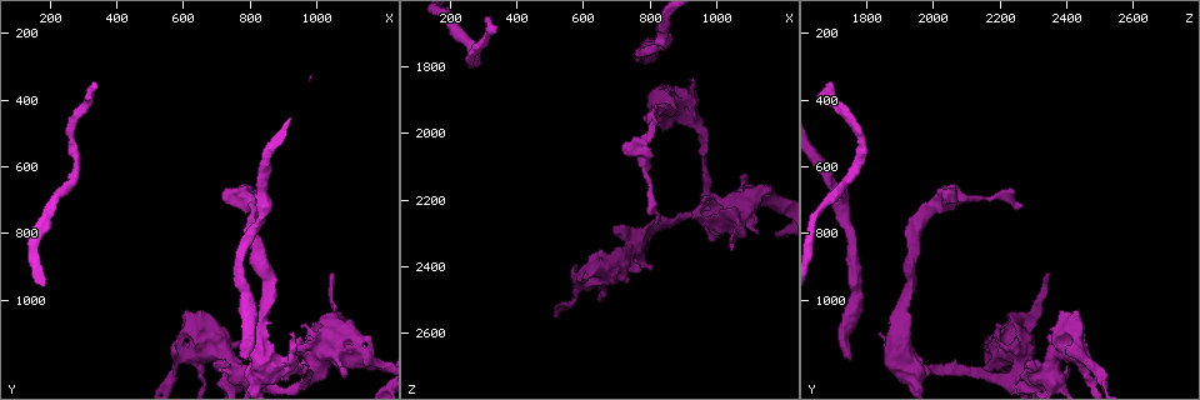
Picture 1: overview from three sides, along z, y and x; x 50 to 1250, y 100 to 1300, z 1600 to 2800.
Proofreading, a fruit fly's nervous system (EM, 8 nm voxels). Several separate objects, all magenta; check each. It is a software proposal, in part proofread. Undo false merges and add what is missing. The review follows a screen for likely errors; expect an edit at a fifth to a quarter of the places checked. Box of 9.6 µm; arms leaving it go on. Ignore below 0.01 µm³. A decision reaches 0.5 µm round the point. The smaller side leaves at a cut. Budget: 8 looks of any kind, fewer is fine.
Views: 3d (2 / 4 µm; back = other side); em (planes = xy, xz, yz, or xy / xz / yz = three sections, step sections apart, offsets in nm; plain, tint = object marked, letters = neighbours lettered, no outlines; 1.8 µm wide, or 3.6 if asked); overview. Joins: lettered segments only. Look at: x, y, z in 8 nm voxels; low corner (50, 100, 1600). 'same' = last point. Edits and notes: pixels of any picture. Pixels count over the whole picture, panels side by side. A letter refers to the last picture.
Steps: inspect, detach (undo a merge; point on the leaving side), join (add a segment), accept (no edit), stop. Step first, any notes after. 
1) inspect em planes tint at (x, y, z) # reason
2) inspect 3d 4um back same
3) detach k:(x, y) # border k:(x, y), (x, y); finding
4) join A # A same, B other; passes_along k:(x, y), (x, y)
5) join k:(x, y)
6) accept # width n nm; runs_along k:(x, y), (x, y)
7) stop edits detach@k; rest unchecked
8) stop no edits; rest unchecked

inspect 3d 2um at (790, 690, 2170) # narrows sharply

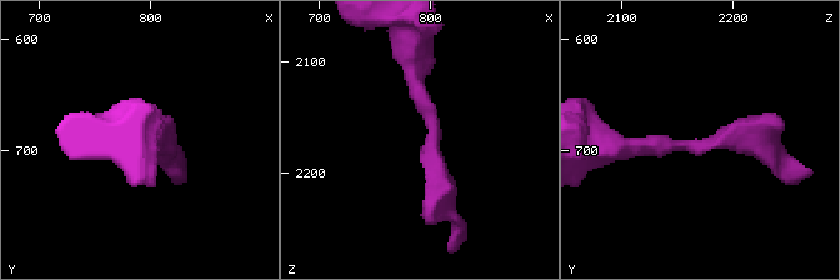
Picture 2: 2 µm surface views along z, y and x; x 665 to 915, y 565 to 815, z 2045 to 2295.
inspect em planes tint at (794, 698, 2160)

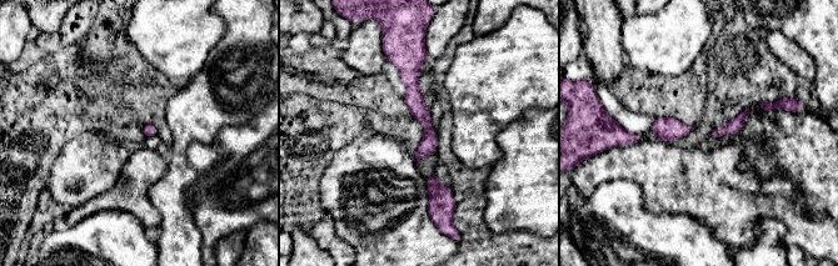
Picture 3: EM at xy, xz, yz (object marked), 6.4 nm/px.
inspect em planes letters same

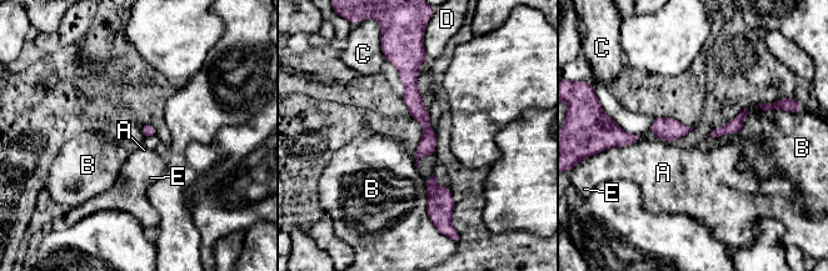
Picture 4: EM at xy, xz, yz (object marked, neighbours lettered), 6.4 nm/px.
accept # A other, B other, C other, D other, E other; border 4:(424, 184), (427, 215), (432, 220); one cell here

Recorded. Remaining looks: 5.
inspect em xz step 16 tint at (1140, 1160, 2200) # a fork

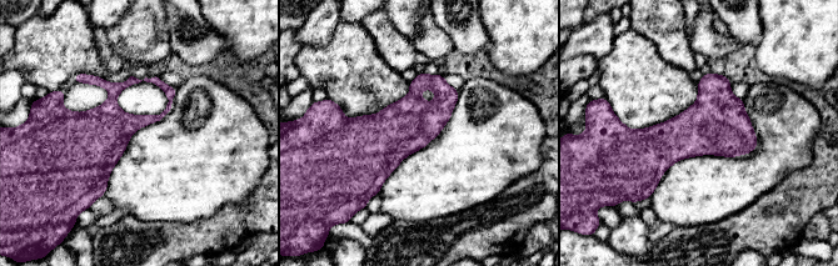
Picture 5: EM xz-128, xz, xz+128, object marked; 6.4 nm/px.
inspect em planes tint same # cut it another way

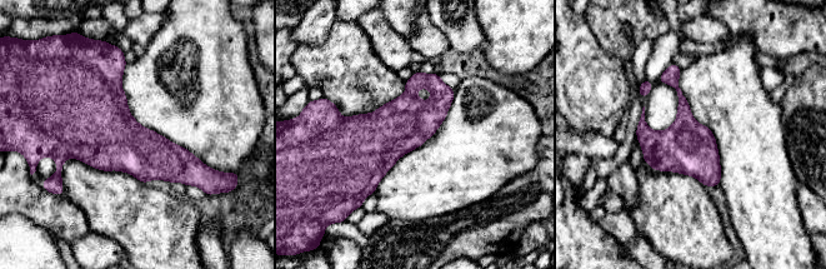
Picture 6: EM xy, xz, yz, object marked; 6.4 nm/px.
inspect em planes letters same

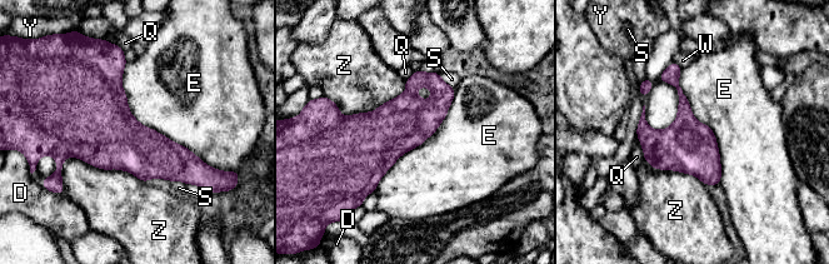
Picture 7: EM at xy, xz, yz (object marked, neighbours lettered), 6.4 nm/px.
accept # longest_contact E 900 nm; D other, E other, Q other, S other, W other, Y other, Z other; border 7:(125, 61), (129, 111), (214, 168); one cell here

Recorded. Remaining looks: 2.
inspect em 3.6um planes tint at (630, 1170, 2430) # three-way junction

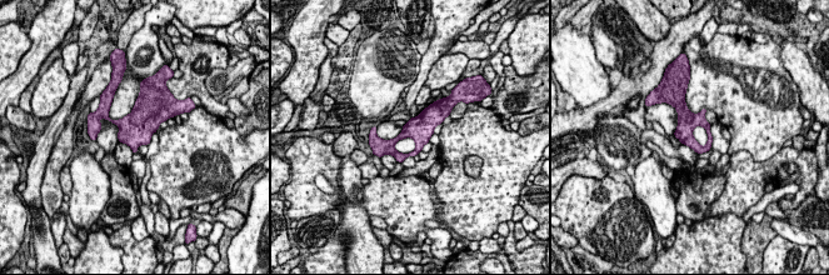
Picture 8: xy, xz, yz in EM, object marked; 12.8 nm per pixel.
inspect em 3.6um planes letters same # what lies round it

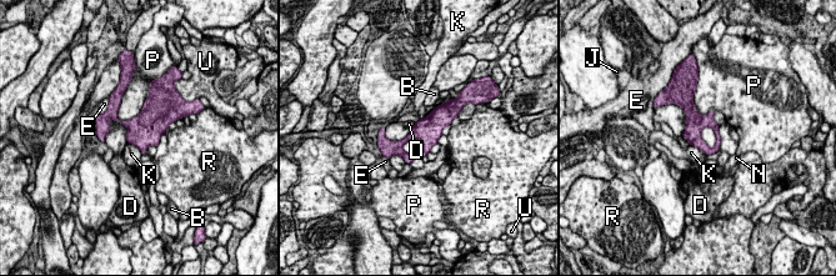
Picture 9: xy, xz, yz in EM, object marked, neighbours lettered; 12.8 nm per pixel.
accept # width 220 nm; B other, D other, E other, J other, K other, N other, P other, R other, U other; runs_along 9:(449, 118), (399, 145), (384, 144); all the same cell

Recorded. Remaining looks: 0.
stop no edits; rest unchecked

